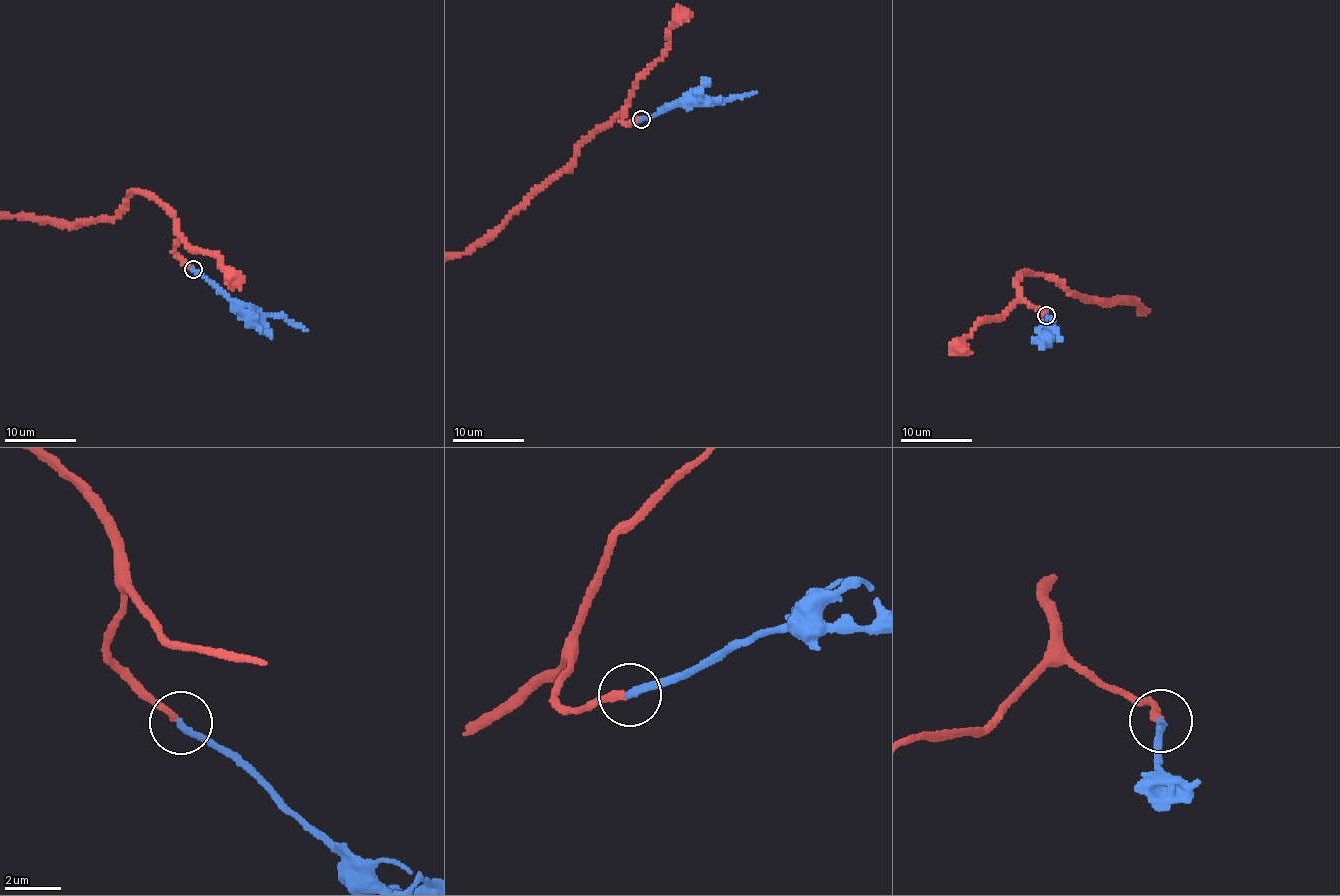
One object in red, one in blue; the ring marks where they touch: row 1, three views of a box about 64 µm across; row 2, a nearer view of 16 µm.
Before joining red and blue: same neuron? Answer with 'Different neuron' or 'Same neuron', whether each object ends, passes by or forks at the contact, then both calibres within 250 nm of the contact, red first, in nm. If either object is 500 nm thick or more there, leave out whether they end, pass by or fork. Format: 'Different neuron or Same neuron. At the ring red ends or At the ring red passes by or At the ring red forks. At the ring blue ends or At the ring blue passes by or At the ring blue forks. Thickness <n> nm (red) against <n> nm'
Same neuron. At the ring red ends. At the ring blue ends. Thickness 240 nm (red) against 260 nm

